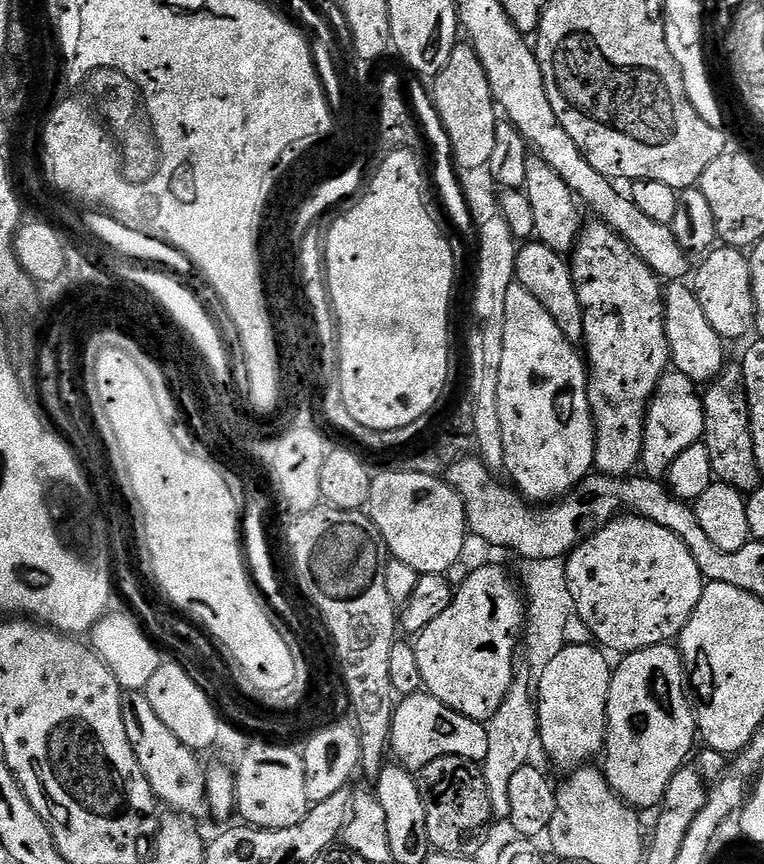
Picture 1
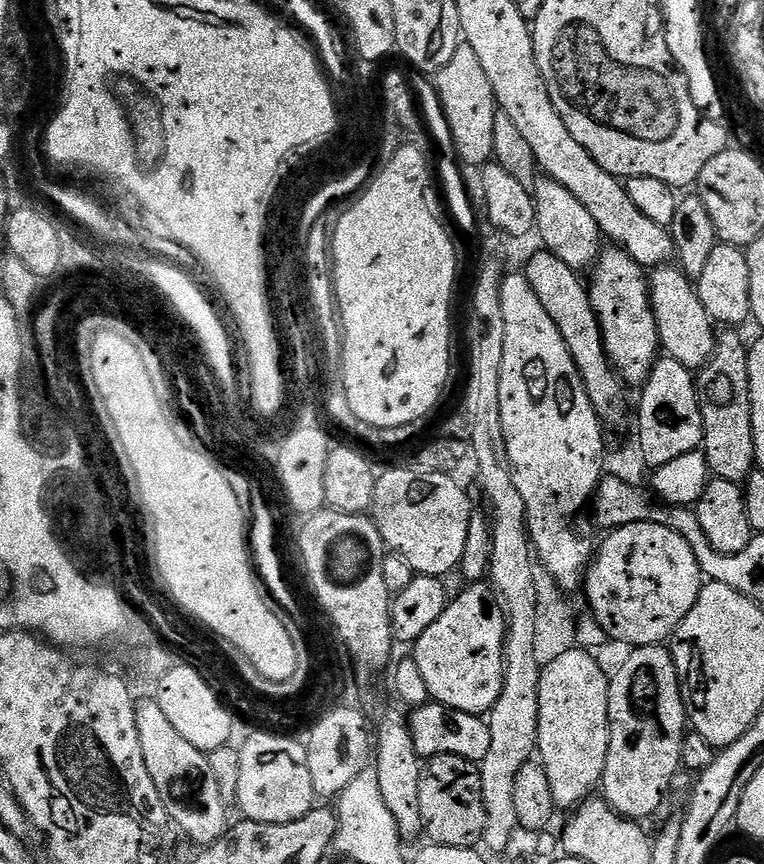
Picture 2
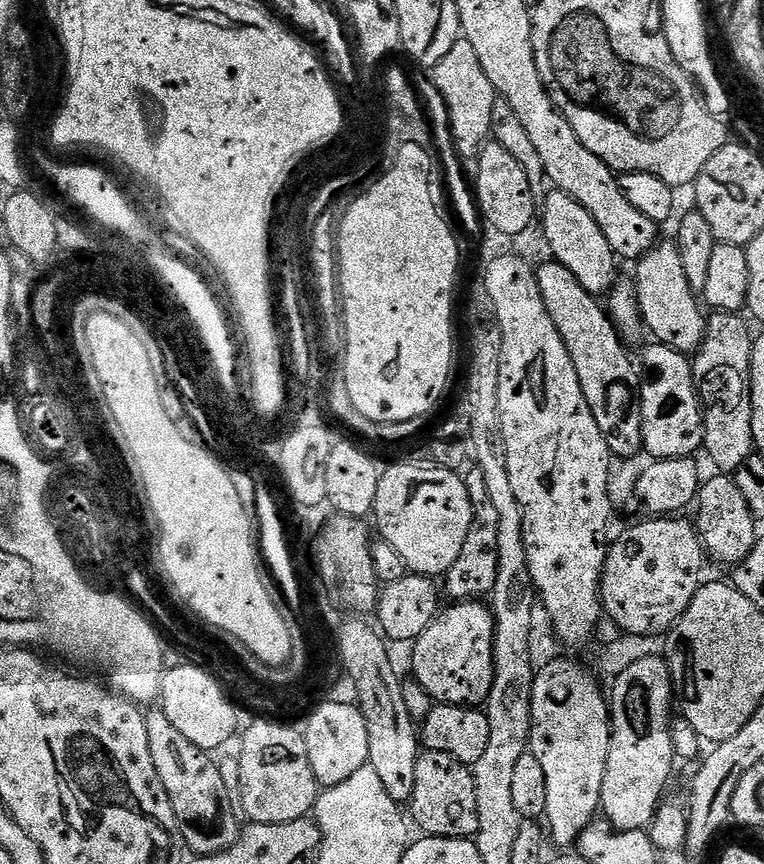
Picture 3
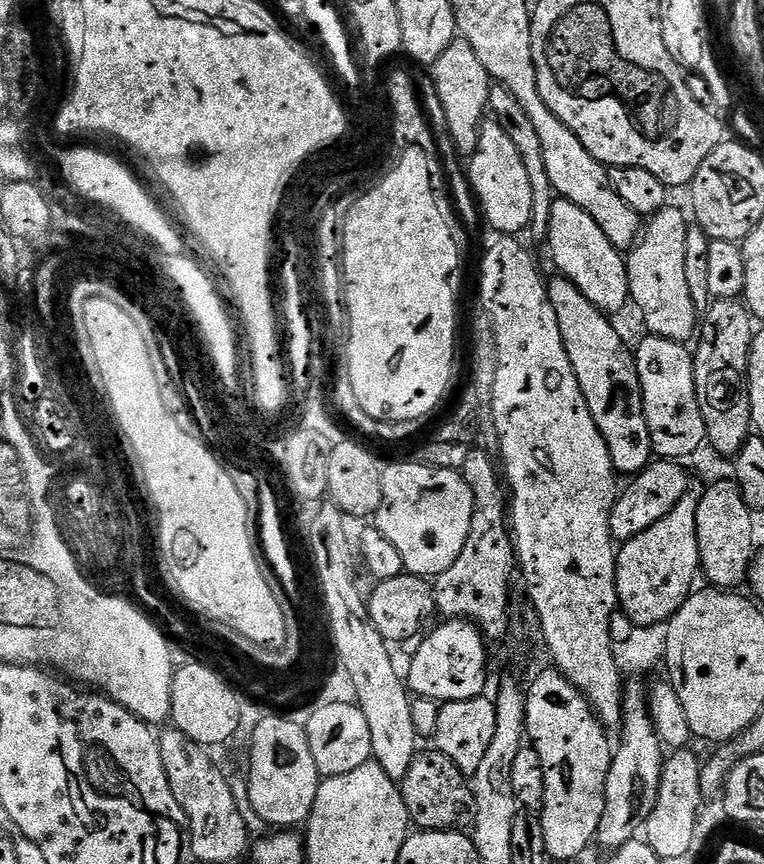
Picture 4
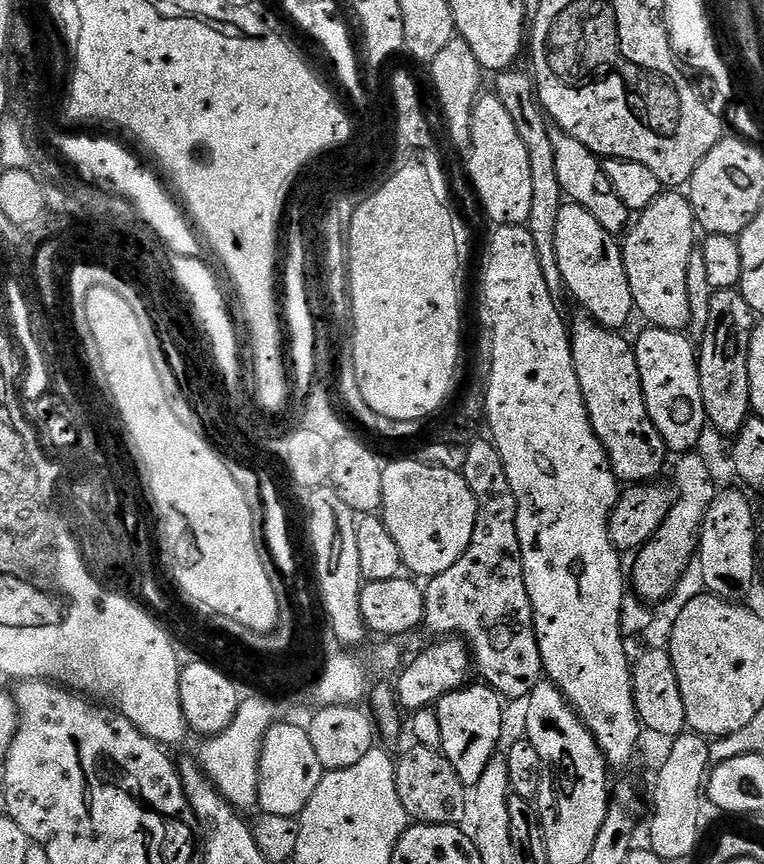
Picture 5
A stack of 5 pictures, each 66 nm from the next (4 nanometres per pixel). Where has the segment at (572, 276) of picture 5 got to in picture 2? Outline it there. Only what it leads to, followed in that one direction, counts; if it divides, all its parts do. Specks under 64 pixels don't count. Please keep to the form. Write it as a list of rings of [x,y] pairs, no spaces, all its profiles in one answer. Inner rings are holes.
[[[547,178],[537,179],[530,191],[536,203],[535,228],[542,234],[545,249],[562,258],[566,266],[577,270],[591,269],[602,251],[602,237],[600,227],[594,218],[590,218],[586,206],[582,206],[582,202],[578,202],[578,198],[574,198],[566,186],[558,186],[558,182]]]

